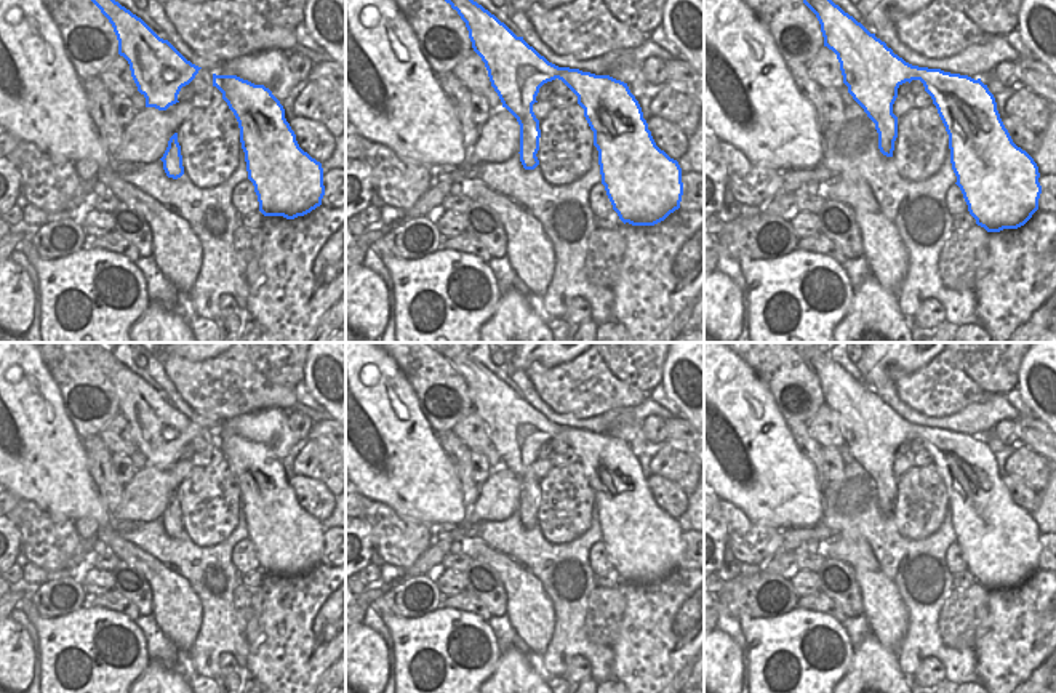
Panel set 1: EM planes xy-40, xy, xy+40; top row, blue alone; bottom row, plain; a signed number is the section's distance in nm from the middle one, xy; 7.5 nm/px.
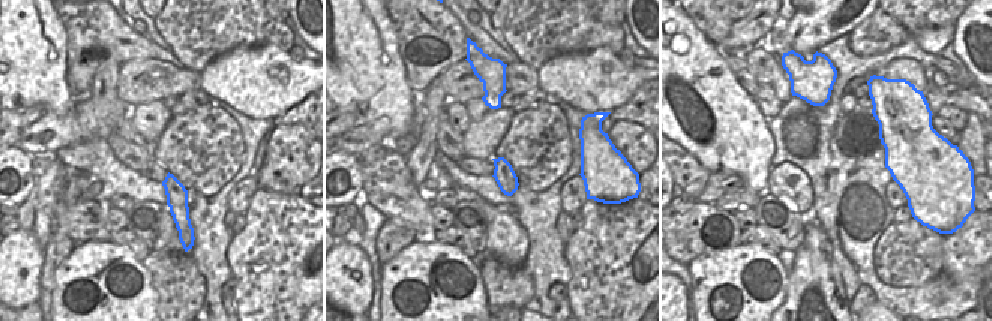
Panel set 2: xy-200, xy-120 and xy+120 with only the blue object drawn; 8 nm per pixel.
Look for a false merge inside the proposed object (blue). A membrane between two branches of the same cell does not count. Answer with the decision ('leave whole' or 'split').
leave whole

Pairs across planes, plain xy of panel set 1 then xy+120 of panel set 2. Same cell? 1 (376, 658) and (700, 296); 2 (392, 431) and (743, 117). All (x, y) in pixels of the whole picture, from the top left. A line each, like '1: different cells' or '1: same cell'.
1: different cells
2: same cell

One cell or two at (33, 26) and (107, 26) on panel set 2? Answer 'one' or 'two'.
two

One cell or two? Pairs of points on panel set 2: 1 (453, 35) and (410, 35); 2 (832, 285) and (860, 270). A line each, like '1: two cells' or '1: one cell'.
1: one cell
2: two cells

